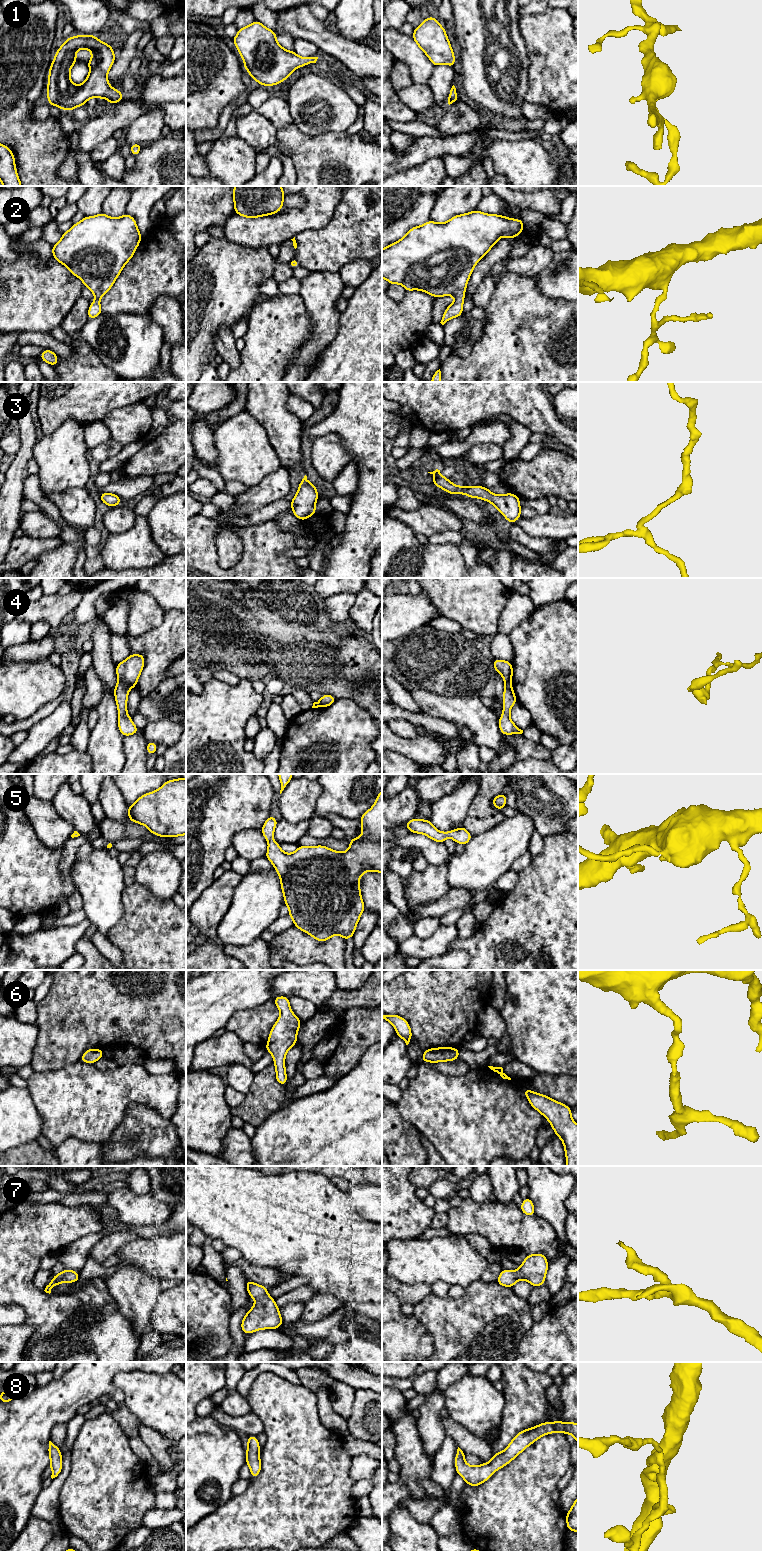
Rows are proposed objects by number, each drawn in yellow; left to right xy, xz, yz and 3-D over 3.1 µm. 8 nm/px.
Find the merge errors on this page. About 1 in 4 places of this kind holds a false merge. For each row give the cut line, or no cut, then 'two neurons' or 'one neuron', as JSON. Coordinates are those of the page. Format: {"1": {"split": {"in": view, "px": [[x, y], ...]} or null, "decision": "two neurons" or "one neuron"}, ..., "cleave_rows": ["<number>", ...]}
{"1": {"split": null, "decision": "one neuron"}, "2": {"split": null, "decision": "one neuron"}, "3": {"split": null, "decision": "one neuron"}, "4": {"split": {"in": "xy", "px": [[118, 680], [129, 688]]}, "decision": "two neurons"}, "5": {"split": null, "decision": "one neuron"}, "6": {"split": null, "decision": "one neuron"}, "7": {"split": null, "decision": "one neuron"}, "8": {"split": null, "decision": "one neuron"}, "cleave_rows": ["4"]}

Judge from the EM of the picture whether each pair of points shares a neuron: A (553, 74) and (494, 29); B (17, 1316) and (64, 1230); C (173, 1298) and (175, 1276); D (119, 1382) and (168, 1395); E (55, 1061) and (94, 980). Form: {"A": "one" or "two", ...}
{"A": "two", "B": "two", "C": "two", "D": "one", "E": "one"}

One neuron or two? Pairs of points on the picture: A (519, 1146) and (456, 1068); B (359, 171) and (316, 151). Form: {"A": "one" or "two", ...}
{"A": "two", "B": "one"}

